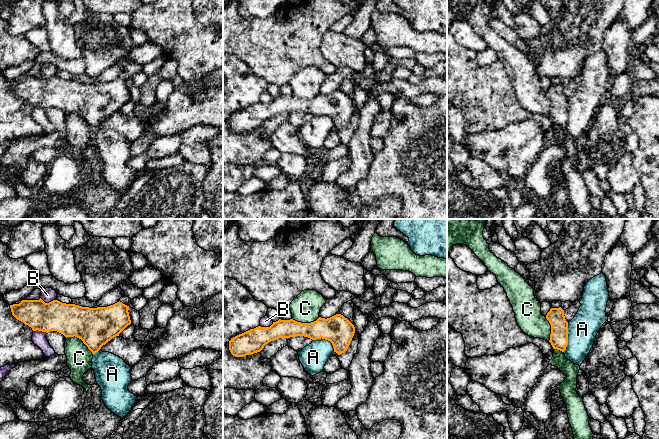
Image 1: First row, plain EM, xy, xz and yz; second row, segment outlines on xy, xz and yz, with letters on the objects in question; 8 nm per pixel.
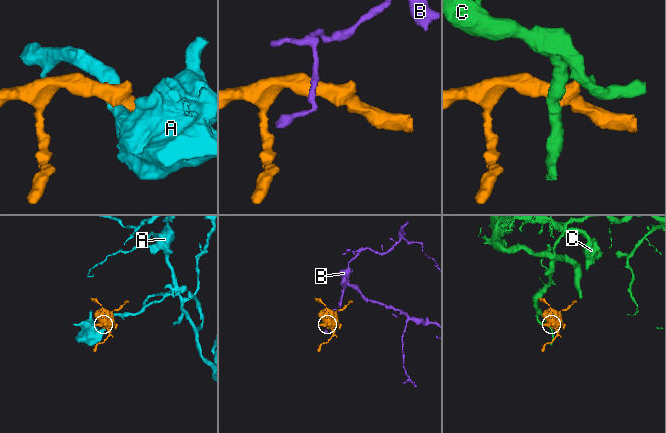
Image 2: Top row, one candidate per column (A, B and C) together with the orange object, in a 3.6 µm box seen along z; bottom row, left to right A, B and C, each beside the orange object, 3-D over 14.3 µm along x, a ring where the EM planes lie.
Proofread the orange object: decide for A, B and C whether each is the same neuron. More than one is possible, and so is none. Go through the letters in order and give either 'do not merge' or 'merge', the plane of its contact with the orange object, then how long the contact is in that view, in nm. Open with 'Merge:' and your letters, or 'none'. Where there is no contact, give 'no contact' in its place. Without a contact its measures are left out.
Merge: C
A: do not merge; meets orange in yz; contact 240 nm long
B: do not merge; meets orange in xy; contact 130 nm long
C: merge; meets orange in xy; contact 260 nm long

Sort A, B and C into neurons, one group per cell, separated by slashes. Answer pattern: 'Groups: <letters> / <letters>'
Groups: A / B / C

